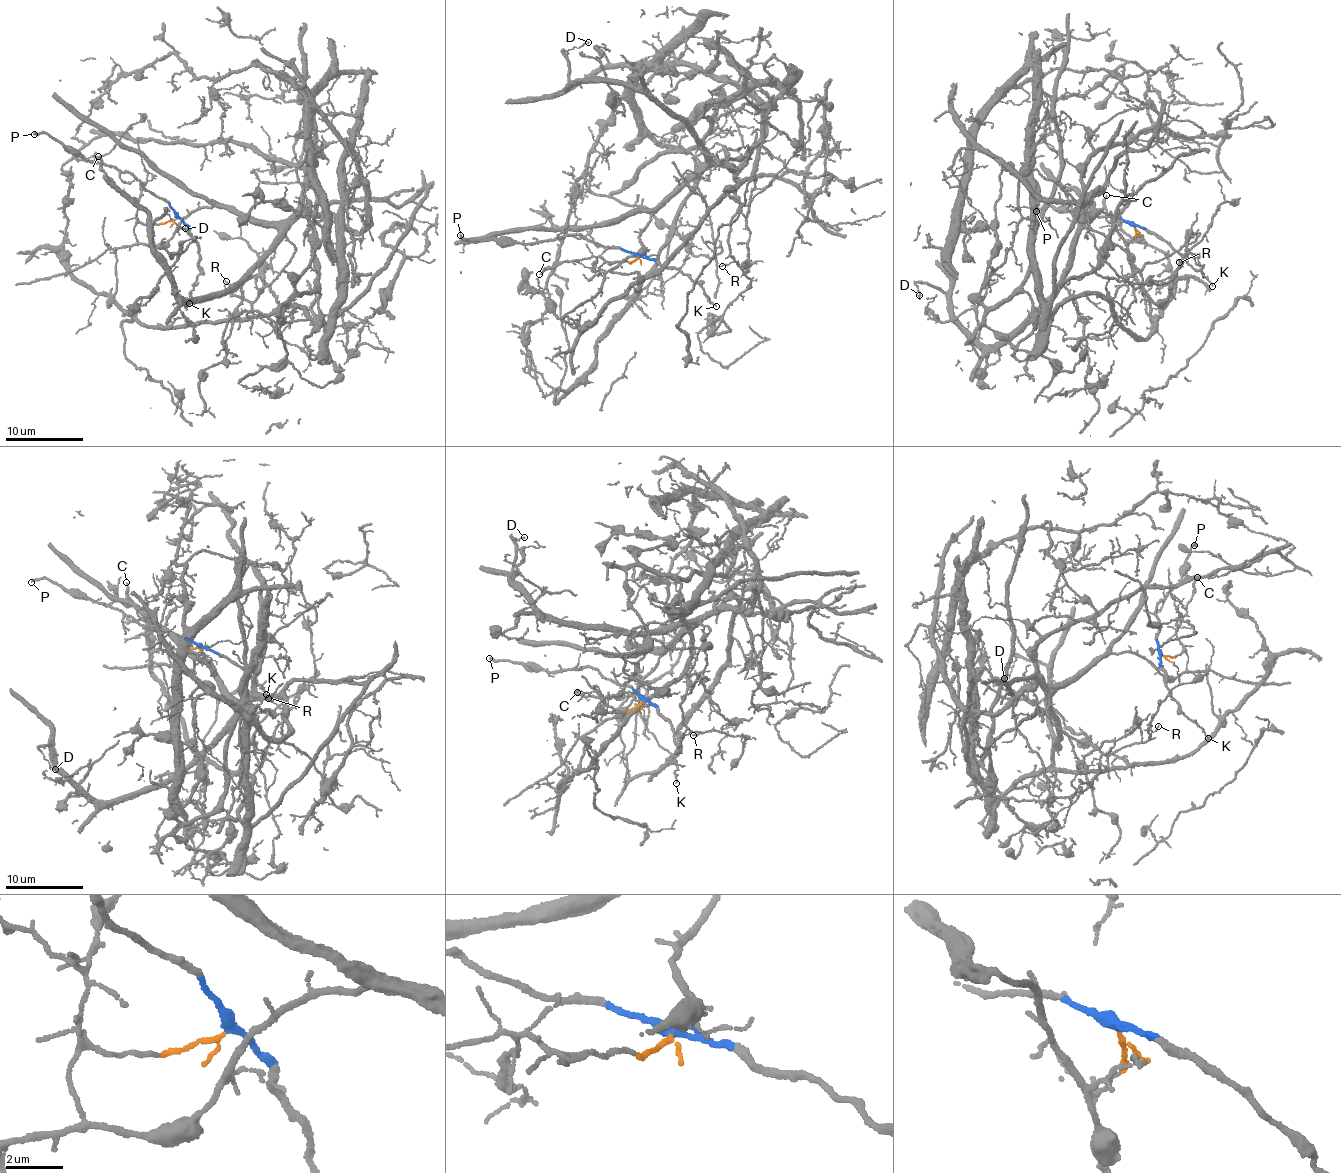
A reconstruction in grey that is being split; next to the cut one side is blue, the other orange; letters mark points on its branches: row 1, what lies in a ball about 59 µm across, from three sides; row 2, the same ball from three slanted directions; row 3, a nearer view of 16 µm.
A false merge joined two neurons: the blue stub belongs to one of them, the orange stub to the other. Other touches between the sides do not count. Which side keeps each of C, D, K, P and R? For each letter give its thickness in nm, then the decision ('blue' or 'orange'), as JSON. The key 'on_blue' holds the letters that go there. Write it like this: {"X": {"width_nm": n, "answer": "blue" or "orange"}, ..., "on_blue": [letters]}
{"C": {"width_nm": 160, "answer": "orange"}, "D": {"width_nm": 110, "answer": "orange"}, "K": {"width_nm": 110, "answer": "blue"}, "P": {"width_nm": 240, "answer": "blue"}, "R": {"width_nm": 110, "answer": "orange"}, "on_blue": ["K", "P"]}

